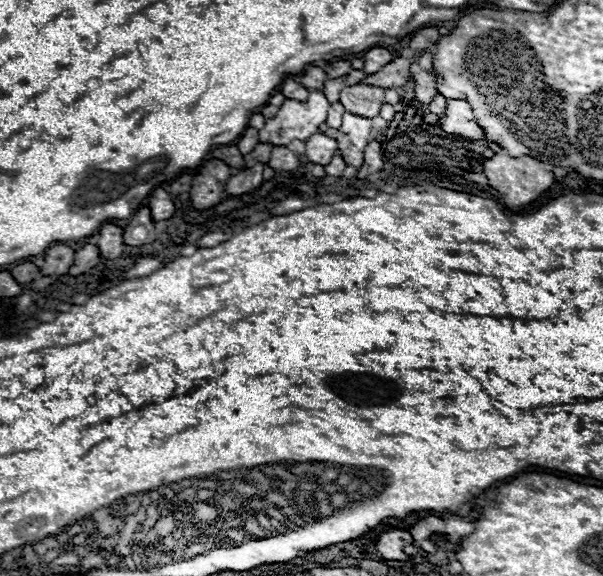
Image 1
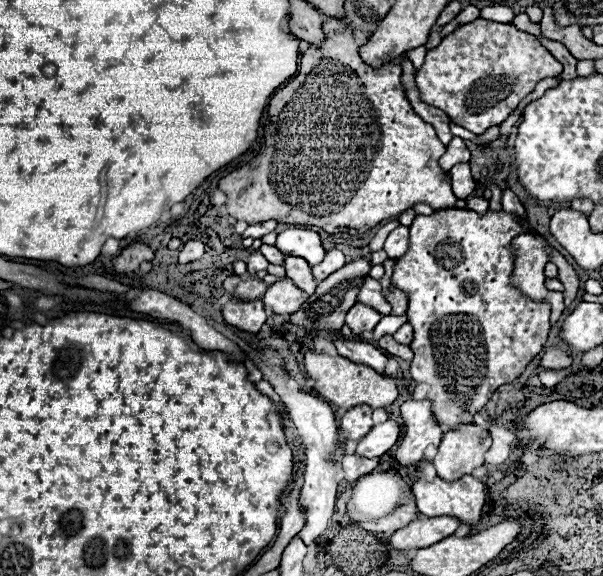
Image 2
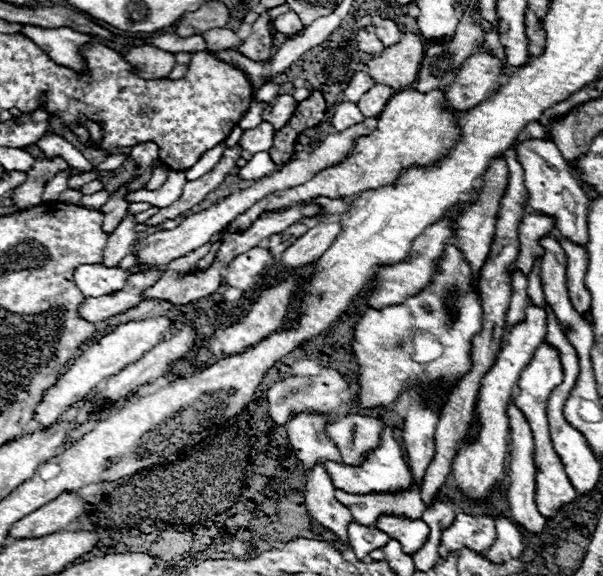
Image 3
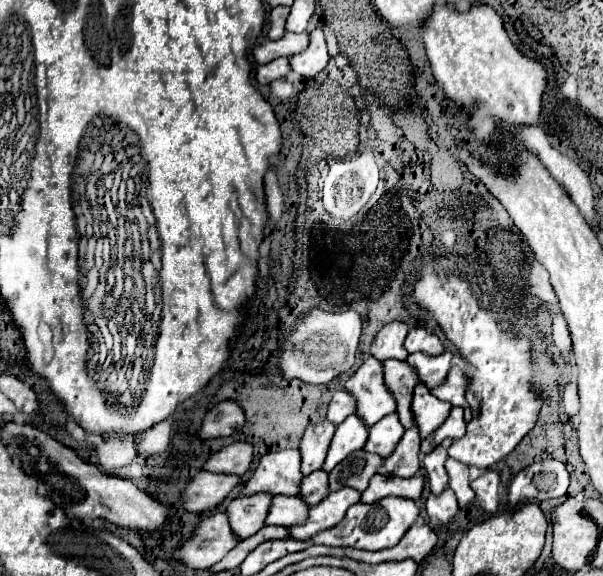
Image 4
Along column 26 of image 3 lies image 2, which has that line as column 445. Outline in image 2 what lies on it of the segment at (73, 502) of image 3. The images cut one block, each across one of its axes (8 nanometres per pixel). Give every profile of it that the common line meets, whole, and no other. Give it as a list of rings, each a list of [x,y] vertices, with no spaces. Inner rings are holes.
[[[420,516],[412,520],[408,526],[394,532],[390,538],[390,546],[398,550],[416,550],[432,546],[456,532],[460,526],[460,520],[454,516]]]

